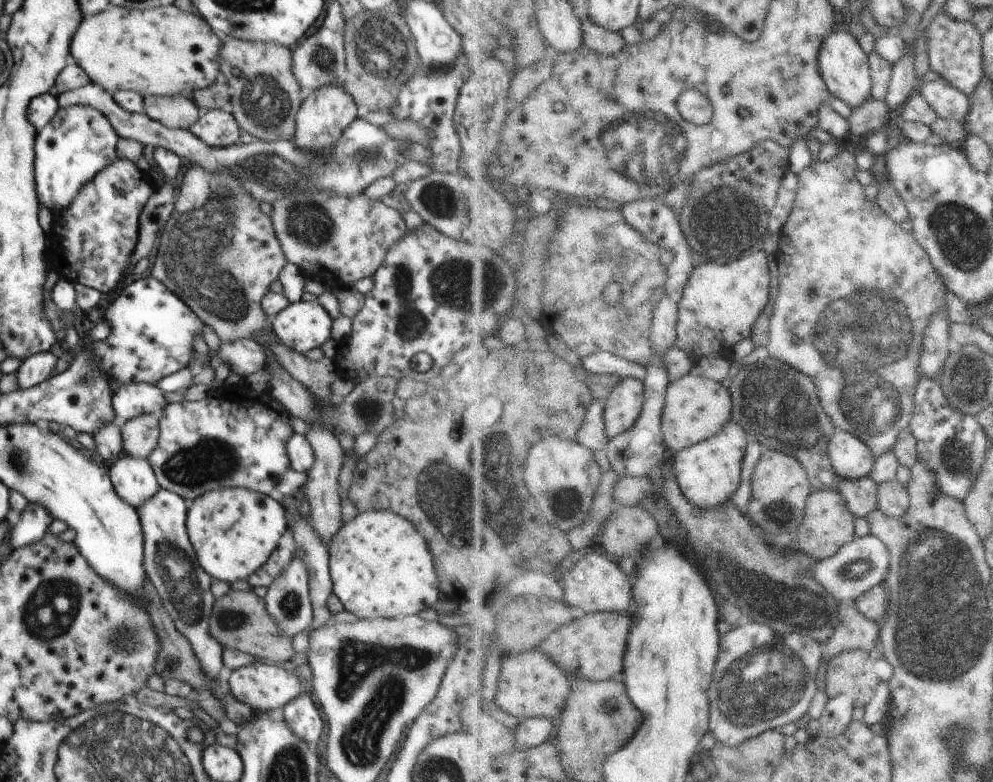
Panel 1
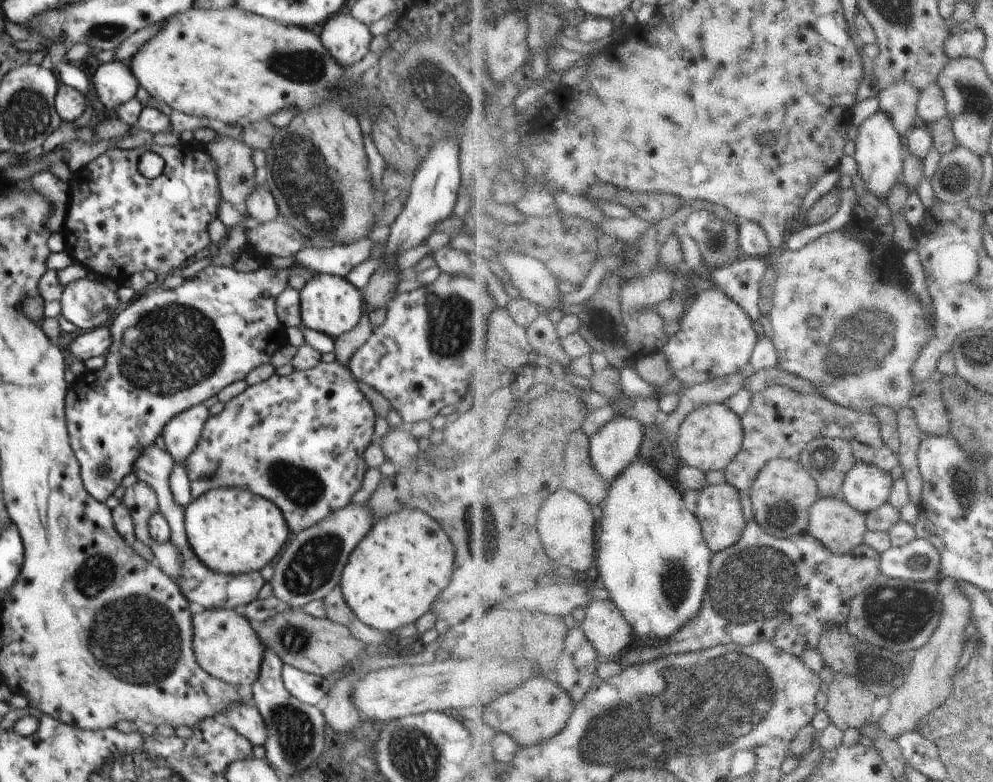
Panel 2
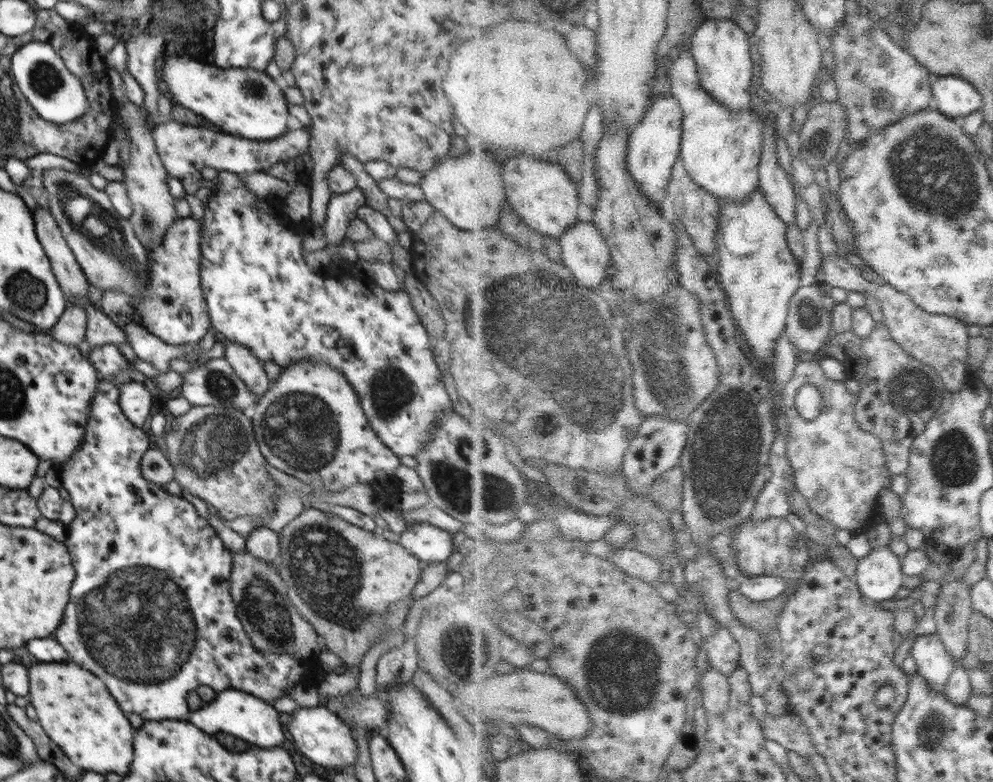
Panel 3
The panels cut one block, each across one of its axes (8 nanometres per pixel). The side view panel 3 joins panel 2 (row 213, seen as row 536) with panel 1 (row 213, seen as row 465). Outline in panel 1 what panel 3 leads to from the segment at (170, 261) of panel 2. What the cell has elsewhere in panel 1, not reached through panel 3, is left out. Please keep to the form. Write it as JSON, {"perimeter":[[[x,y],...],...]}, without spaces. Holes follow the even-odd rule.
{"perimeter":[[[127,159],[116,160],[104,168],[90,183],[78,192],[72,205],[60,212],[53,212],[52,232],[62,237],[62,260],[66,262],[61,277],[94,288],[100,293],[108,293],[116,288],[127,268],[139,242],[139,217],[149,197],[156,187],[149,179],[148,172],[140,170],[136,163]]]}

